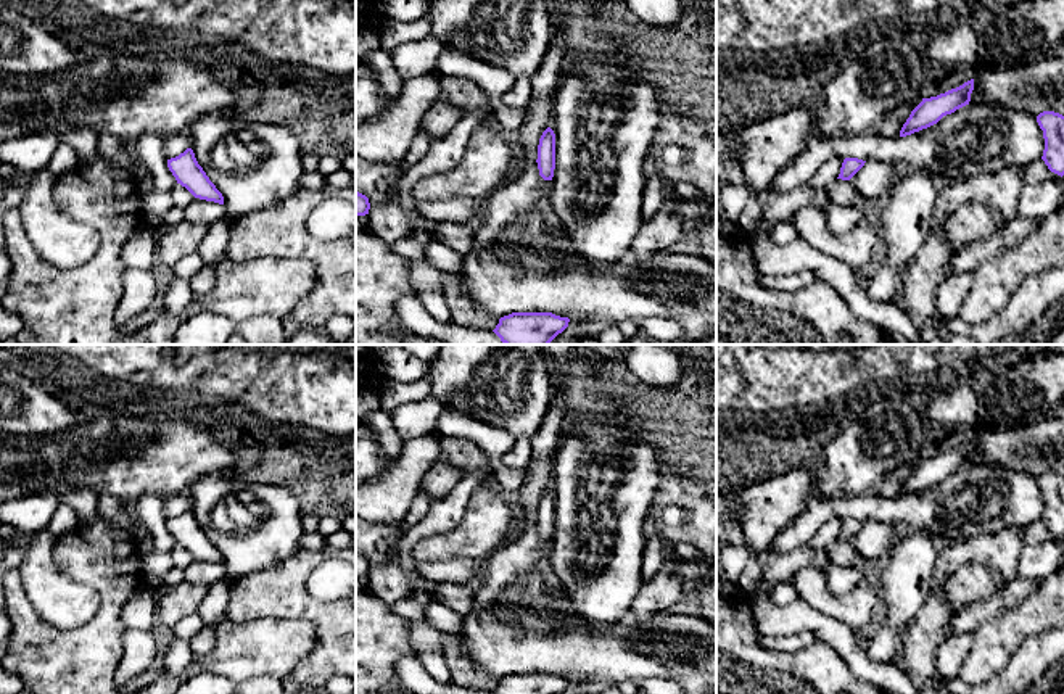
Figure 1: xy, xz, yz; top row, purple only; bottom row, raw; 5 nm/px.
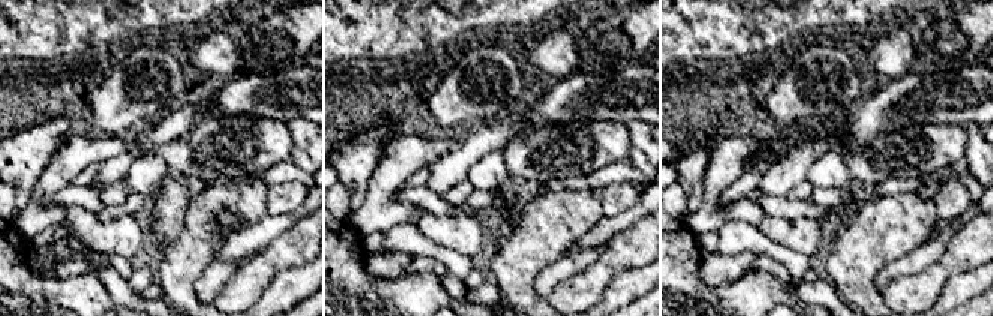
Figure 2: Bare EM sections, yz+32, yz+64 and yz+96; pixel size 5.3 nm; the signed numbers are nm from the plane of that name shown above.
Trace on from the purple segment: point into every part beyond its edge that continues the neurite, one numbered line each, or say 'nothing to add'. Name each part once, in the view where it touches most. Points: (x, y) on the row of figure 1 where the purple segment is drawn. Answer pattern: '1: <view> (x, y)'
nothing to add

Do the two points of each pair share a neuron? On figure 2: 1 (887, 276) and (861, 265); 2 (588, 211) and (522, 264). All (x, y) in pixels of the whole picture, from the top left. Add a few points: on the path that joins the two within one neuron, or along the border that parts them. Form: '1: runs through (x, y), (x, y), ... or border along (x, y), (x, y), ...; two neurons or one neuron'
1: border along (908, 253), (876, 276), (881, 294); two neurons
2: runs through (572, 214), (539, 247); one neuron

